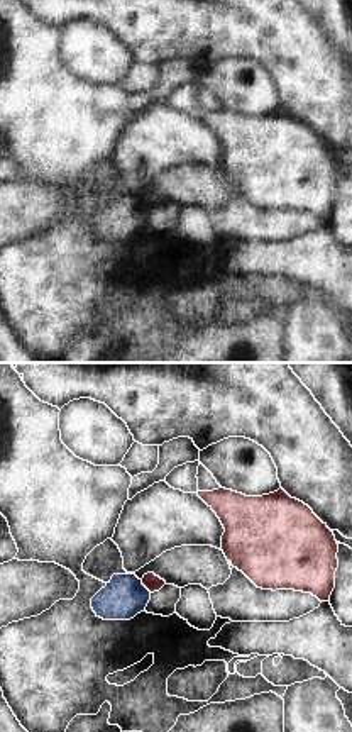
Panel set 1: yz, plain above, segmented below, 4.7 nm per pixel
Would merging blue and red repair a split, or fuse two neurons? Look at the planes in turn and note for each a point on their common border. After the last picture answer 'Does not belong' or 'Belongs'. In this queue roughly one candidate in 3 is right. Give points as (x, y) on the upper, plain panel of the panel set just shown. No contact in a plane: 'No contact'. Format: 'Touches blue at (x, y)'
Touches blue at (144, 207).

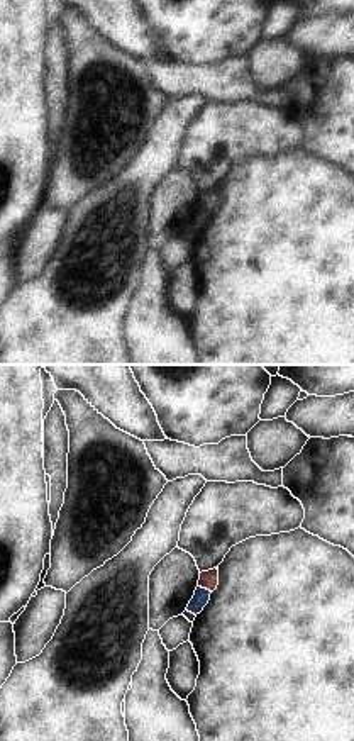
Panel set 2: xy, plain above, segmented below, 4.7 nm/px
Touches blue at (205, 209).

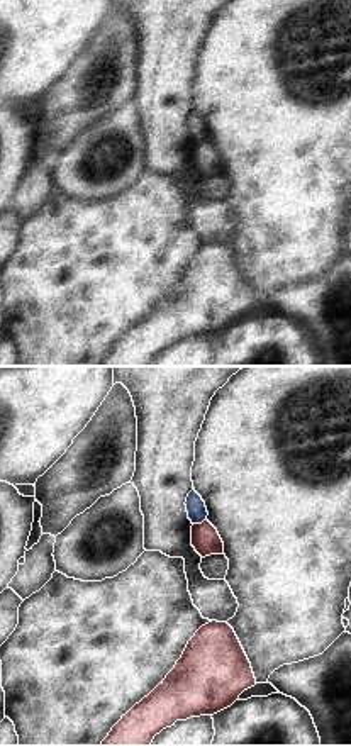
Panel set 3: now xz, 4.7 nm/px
Touches blue at (199, 143).

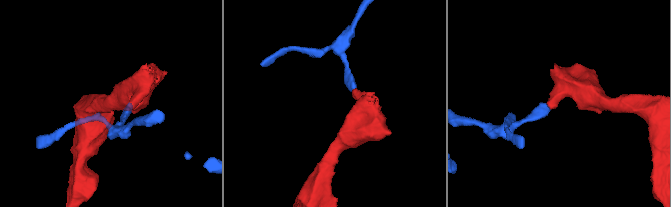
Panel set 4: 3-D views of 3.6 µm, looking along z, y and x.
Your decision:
Does not belong.

